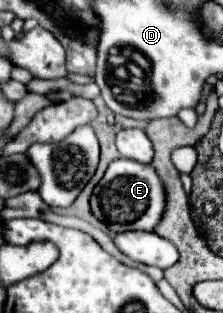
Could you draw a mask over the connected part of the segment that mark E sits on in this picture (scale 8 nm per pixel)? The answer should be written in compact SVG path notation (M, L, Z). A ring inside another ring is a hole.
M118 158L108 168L102 180L96 184L90 196L92 214L104 222L112 232L126 230L154 230L164 212L164 188L150 164Z

